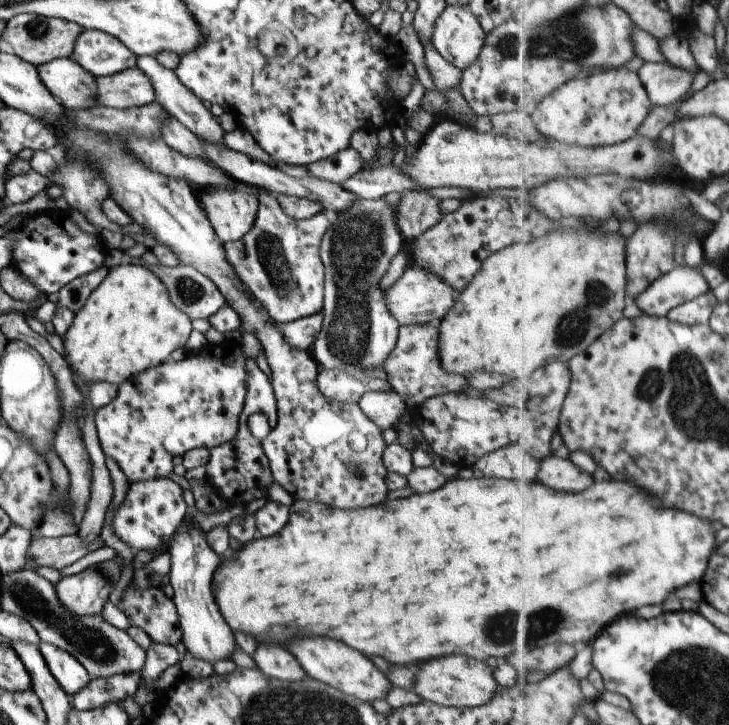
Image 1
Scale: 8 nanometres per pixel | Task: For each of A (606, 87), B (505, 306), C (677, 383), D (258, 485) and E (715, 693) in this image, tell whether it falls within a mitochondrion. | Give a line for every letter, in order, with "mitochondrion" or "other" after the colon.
A: other
B: other
C: mitochondrion
D: other
E: mitochondrion

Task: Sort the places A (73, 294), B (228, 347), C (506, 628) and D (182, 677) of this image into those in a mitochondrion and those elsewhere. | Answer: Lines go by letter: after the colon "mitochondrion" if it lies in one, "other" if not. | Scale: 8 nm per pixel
A: mitochondrion
B: other
C: mitochondrion
D: other

